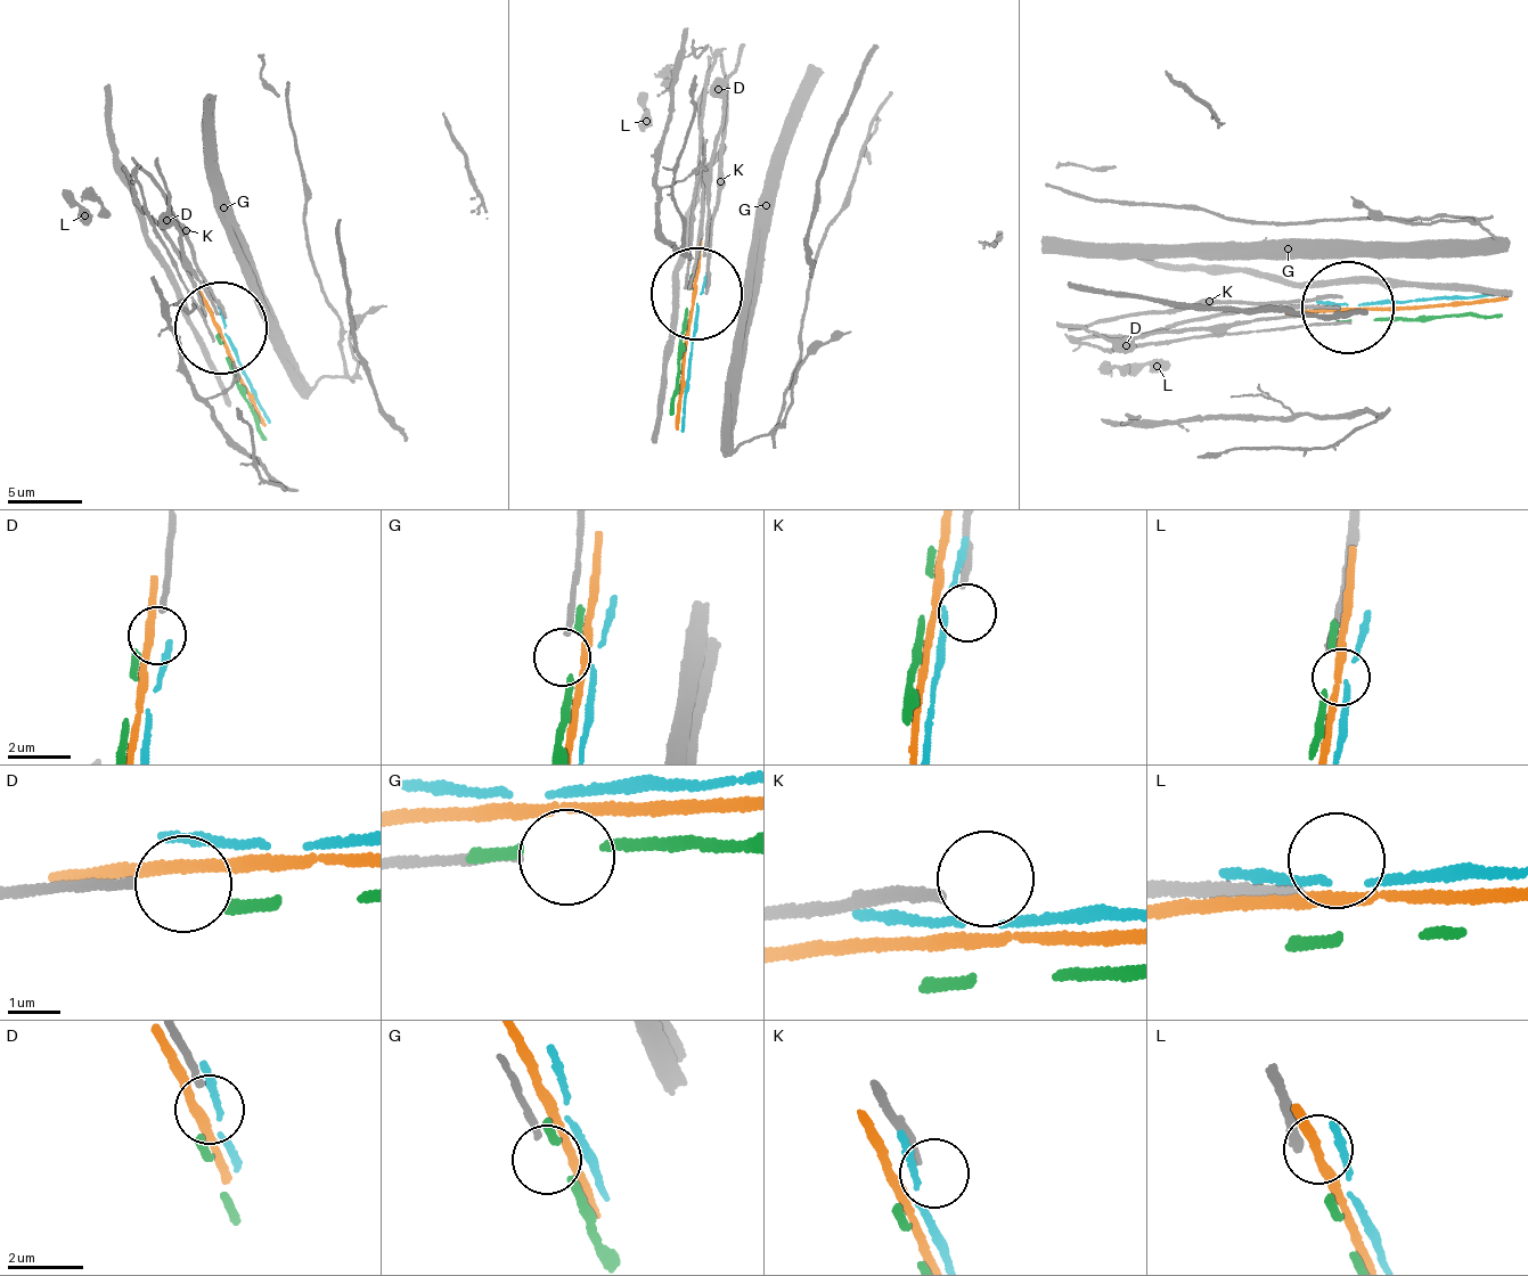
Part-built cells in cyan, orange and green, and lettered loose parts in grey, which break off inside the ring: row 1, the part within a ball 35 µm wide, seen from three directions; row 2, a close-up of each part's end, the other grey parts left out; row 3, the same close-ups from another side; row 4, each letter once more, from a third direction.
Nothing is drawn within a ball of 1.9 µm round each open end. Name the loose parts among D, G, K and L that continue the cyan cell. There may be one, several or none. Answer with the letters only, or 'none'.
none

